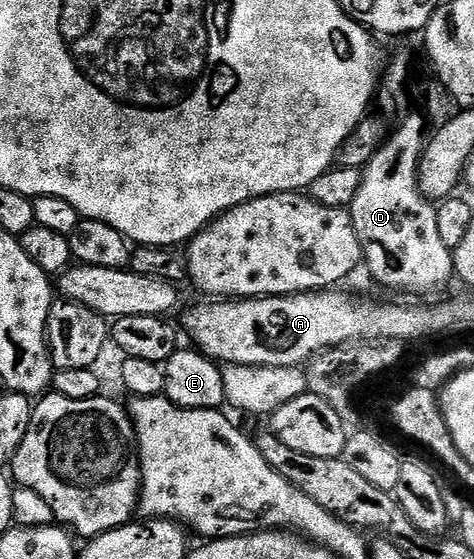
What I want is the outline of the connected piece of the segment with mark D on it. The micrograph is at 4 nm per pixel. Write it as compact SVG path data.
M384 144L363 169L361 191L357 191L357 199L353 199L349 212L363 248L365 269L371 272L377 284L387 289L404 289L407 293L431 293L447 280L452 280L455 271L453 253L441 243L441 231L437 231L437 208L424 197L419 181L411 181L411 157L399 153L395 145Z

